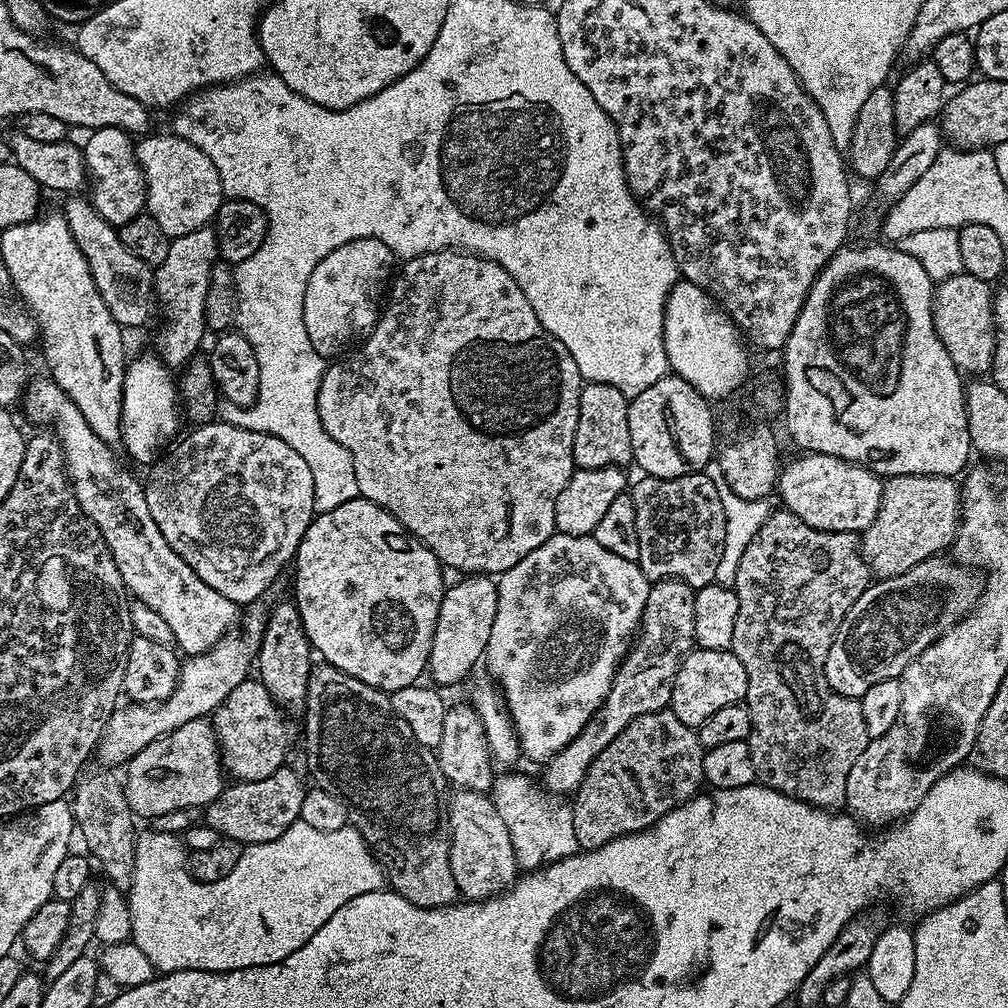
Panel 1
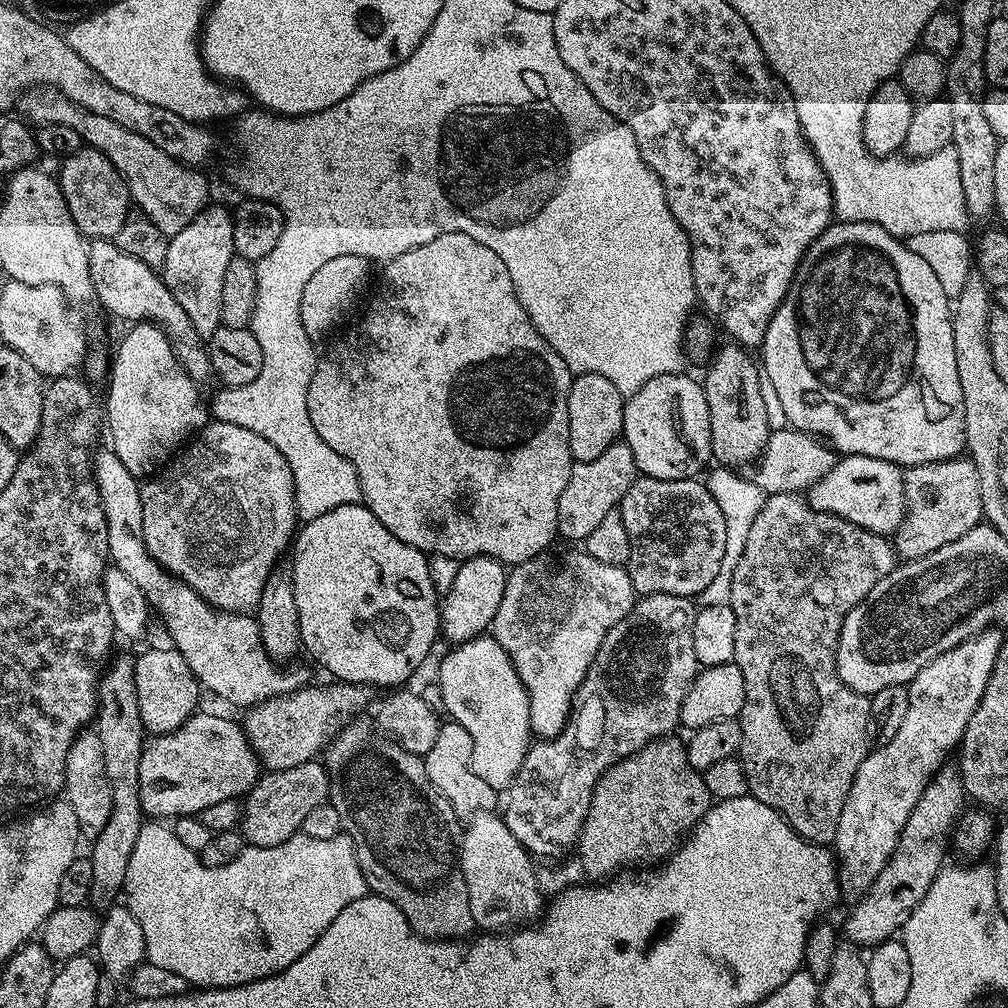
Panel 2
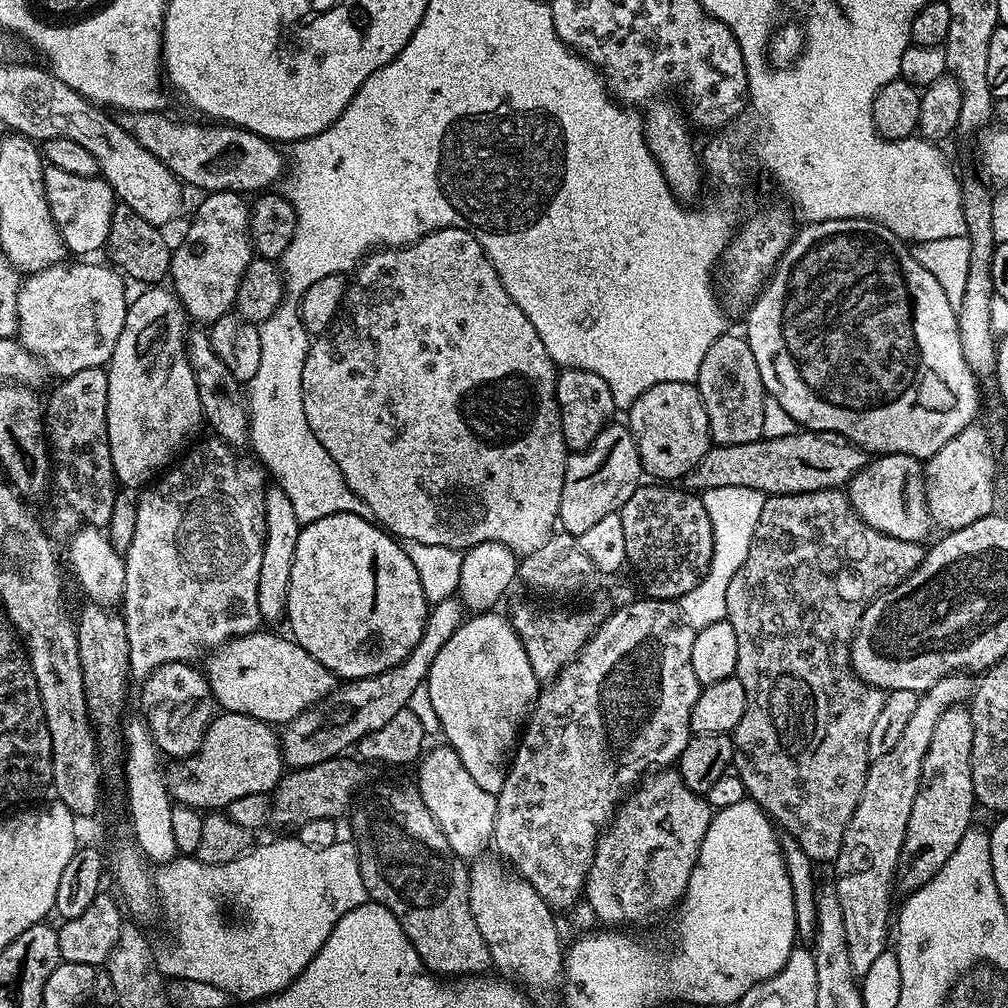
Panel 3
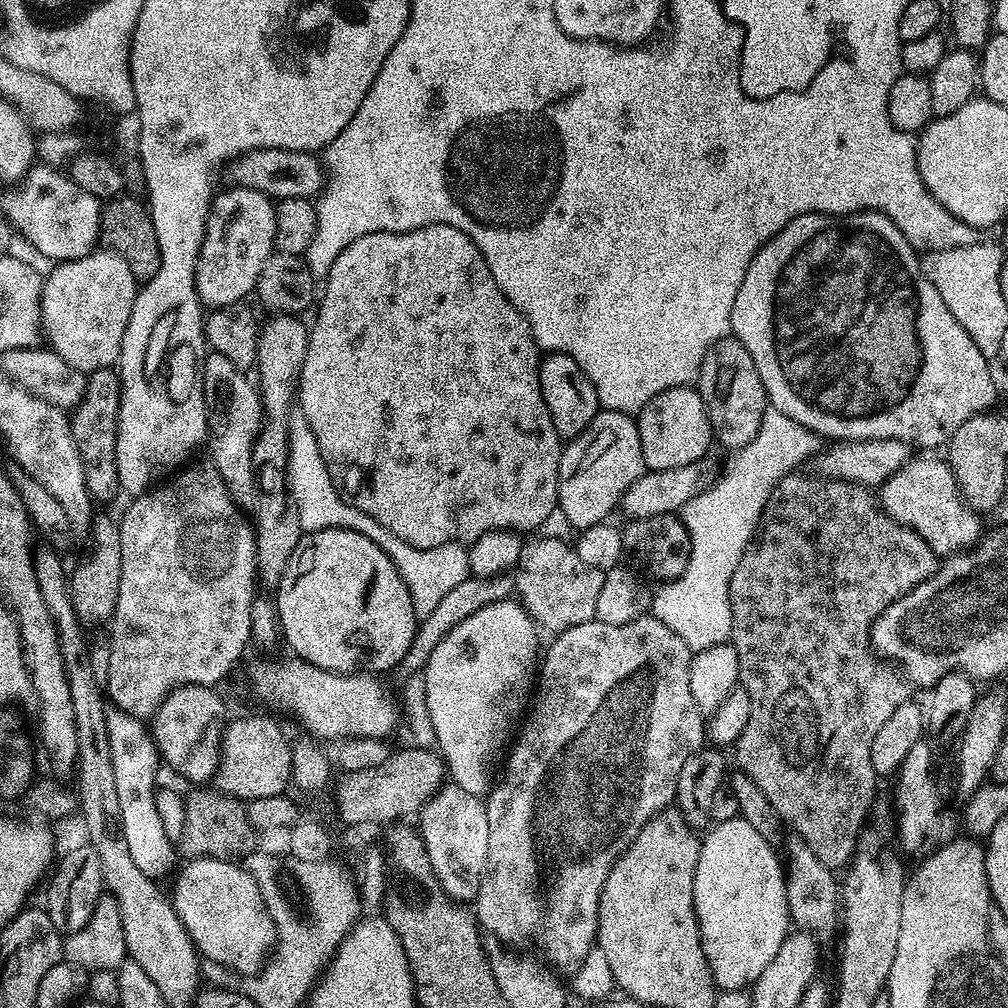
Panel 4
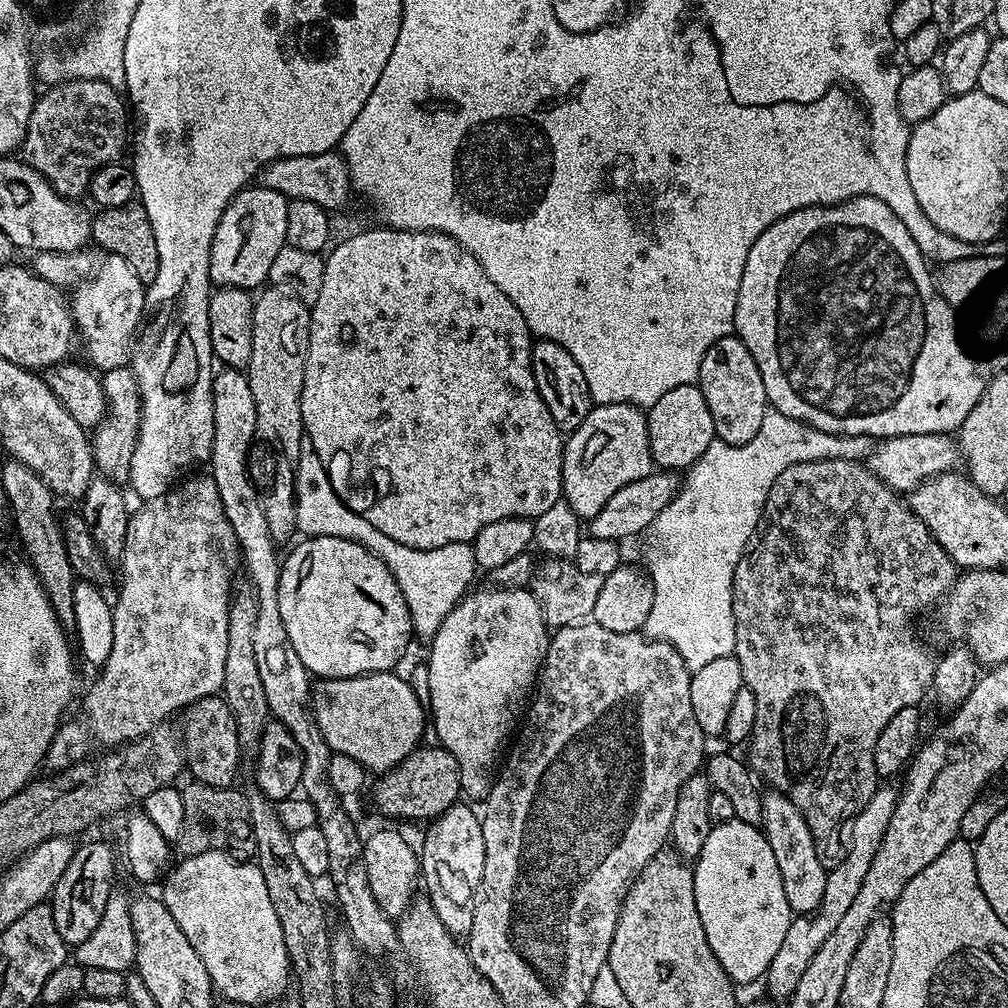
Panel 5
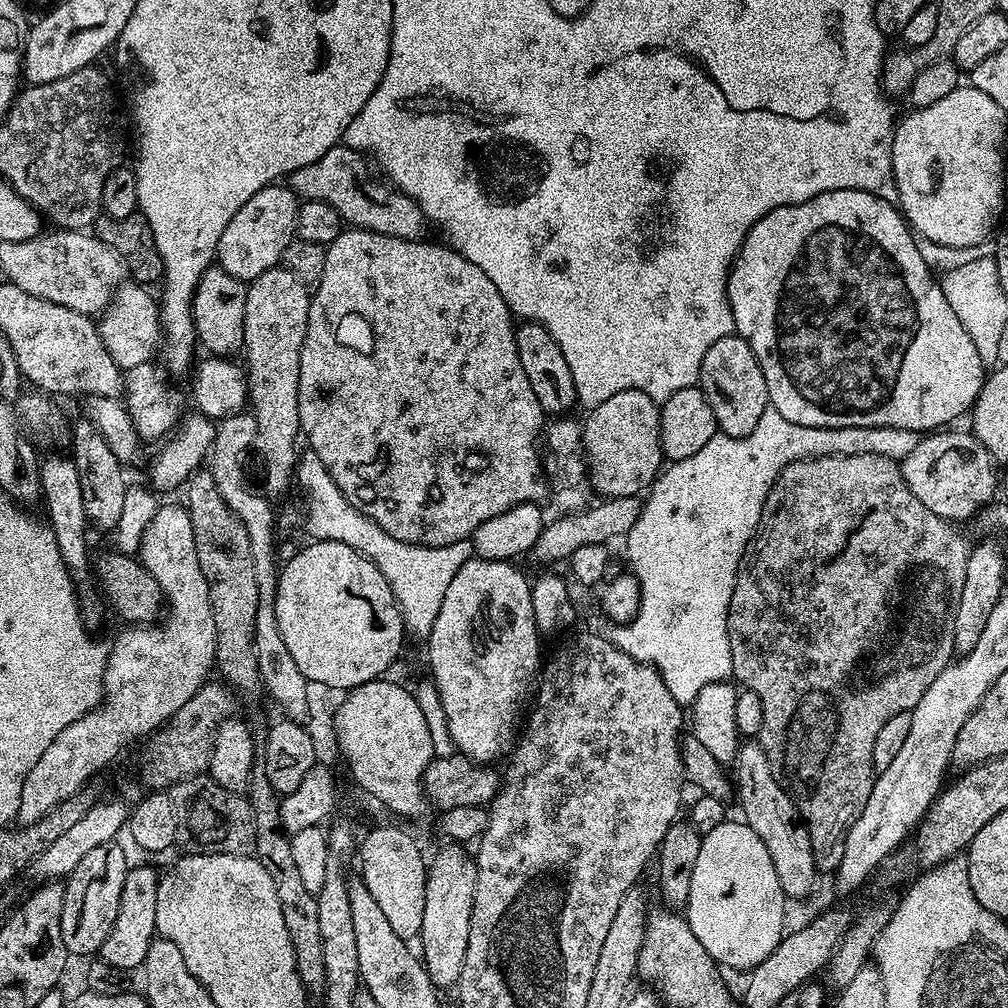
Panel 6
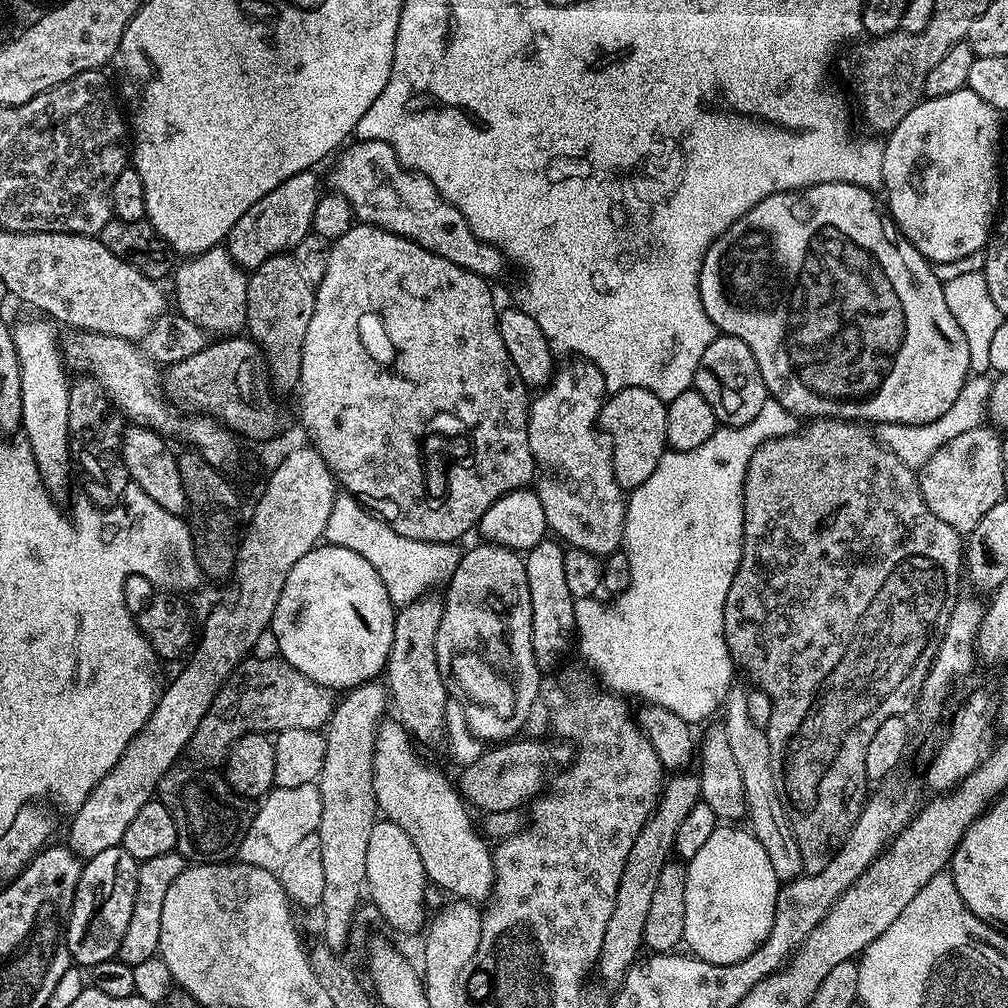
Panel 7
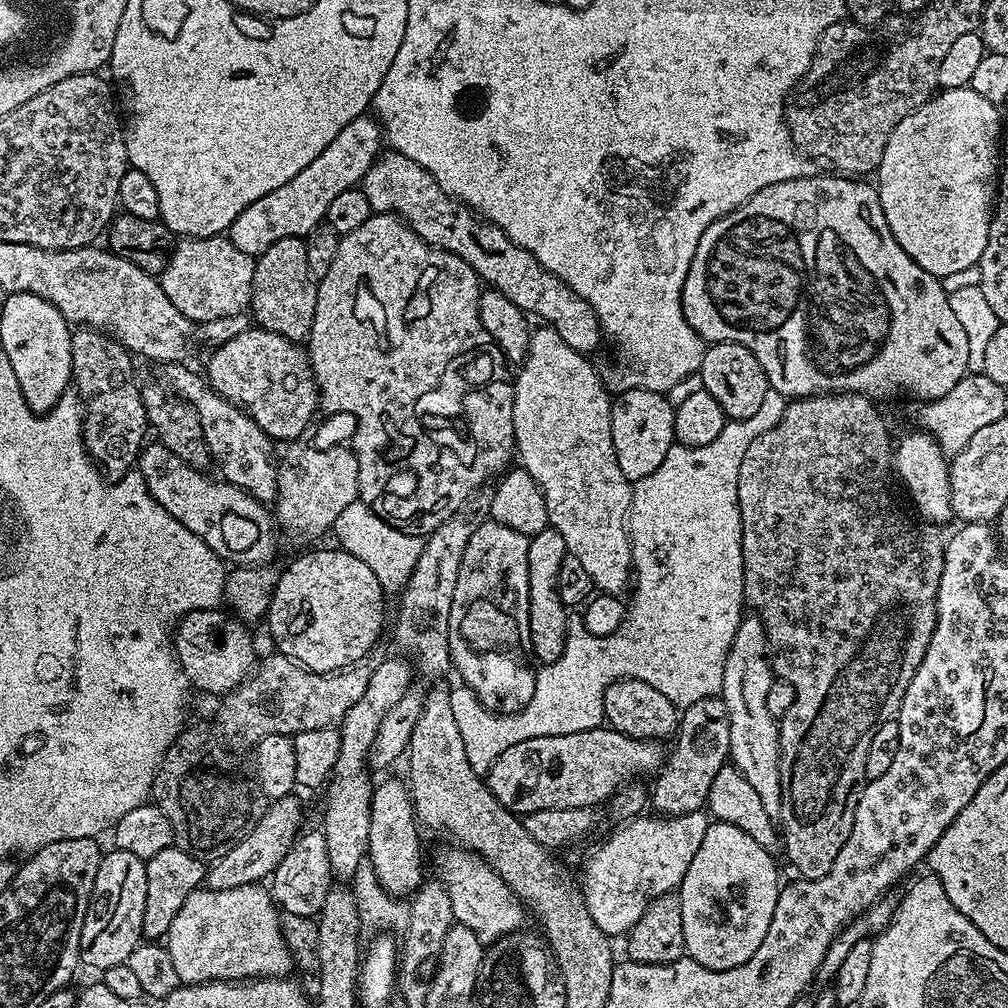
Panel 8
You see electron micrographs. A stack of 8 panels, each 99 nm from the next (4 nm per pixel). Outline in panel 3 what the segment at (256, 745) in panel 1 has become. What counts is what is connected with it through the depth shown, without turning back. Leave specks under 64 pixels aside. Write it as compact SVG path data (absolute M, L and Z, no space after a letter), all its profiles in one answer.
M456 596L446 598L442 602L431 605L426 617L426 626L422 630L422 638L418 638L418 646L406 654L398 666L361 680L344 682L332 691L325 700L313 704L298 718L283 725L280 737L280 751L284 753L284 762L289 769L318 766L318 762L337 759L351 749L366 734L374 730L382 730L394 714L405 711L408 704L416 696L416 691L425 687L430 666L434 666L434 658L438 658L438 650L450 642L450 634L458 630L466 619L466 608Z

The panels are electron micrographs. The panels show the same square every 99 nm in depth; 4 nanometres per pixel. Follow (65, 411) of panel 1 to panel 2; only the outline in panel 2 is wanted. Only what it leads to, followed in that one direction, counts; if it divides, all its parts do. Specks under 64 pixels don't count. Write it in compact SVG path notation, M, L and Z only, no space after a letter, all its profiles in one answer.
M111 450L99 452L97 451L94 456L94 475L108 523L108 554L111 563L118 570L122 570L122 574L126 574L130 582L138 585L138 590L144 592L145 598L155 613L157 610L164 619L164 624L168 627L168 636L172 639L169 640L171 647L180 652L182 658L186 658L186 666L190 666L190 670L200 682L201 689L208 691L209 688L218 699L225 700L228 704L237 704L240 710L247 710L253 704L263 700L269 700L275 696L288 696L305 687L309 683L306 669L281 666L270 658L270 654L266 652L266 646L262 644L262 634L255 615L243 612L221 612L213 604L205 602L189 584L167 572L148 553L142 534L142 498L137 477L133 476L130 470L126 470L122 462L118 462L118 458Z

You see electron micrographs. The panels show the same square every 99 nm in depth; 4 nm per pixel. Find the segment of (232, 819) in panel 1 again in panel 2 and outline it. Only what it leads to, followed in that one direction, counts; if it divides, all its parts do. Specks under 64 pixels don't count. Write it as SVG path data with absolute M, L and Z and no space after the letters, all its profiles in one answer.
M319 759L290 766L290 770L265 771L242 800L238 831L251 847L278 846L286 838L297 835L306 822L306 814L314 806L329 803L328 772Z

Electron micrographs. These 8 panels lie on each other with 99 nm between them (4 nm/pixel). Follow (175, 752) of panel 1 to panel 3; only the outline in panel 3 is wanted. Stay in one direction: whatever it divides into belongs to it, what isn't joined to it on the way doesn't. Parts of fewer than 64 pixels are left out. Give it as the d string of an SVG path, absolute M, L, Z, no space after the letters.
M221 711L208 723L202 746L188 757L186 766L170 776L171 798L197 810L224 810L246 794L275 792L286 771L277 729L246 714Z

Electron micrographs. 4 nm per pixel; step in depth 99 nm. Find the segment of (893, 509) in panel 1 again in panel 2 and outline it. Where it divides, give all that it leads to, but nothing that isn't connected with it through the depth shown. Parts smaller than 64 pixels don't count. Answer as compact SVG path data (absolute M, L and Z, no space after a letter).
M957 458L904 468L904 521L894 533L894 547L901 561L917 560L934 550L942 550L946 542L962 538L974 525L981 523L982 486L978 486L978 470L970 458Z

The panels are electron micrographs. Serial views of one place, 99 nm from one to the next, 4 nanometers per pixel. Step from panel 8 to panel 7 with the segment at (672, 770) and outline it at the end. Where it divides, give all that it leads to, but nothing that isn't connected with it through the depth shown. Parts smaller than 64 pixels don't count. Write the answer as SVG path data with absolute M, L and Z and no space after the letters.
M680 770L665 779L664 789L660 791L660 801L656 803L656 809L646 822L646 826L642 826L630 850L630 858L626 862L618 894L614 898L614 914L610 914L610 922L606 926L606 938L602 942L598 961L605 989L619 989L644 948L646 917L650 910L650 902L654 899L654 886L658 886L658 874L662 874L664 865L669 863L671 856L668 855L673 855L678 830L682 830L686 814L690 814L690 810L694 810L694 806L701 803L700 777L693 773L691 776L690 773L688 770Z

